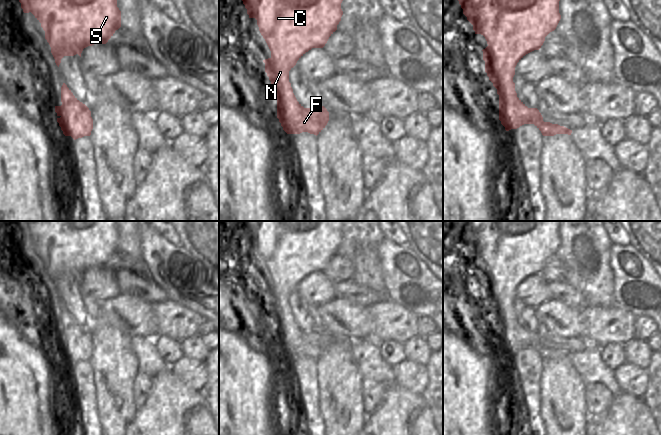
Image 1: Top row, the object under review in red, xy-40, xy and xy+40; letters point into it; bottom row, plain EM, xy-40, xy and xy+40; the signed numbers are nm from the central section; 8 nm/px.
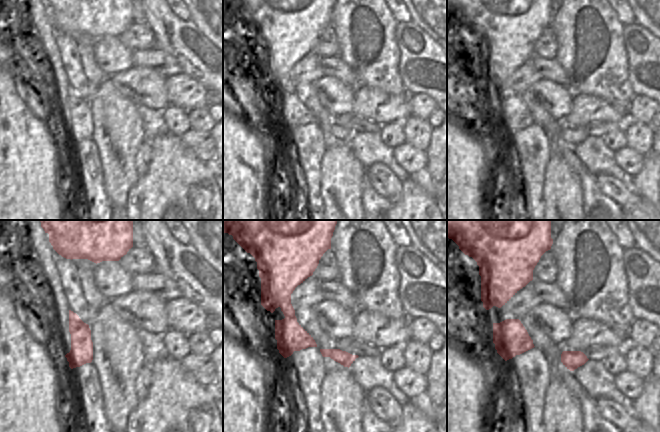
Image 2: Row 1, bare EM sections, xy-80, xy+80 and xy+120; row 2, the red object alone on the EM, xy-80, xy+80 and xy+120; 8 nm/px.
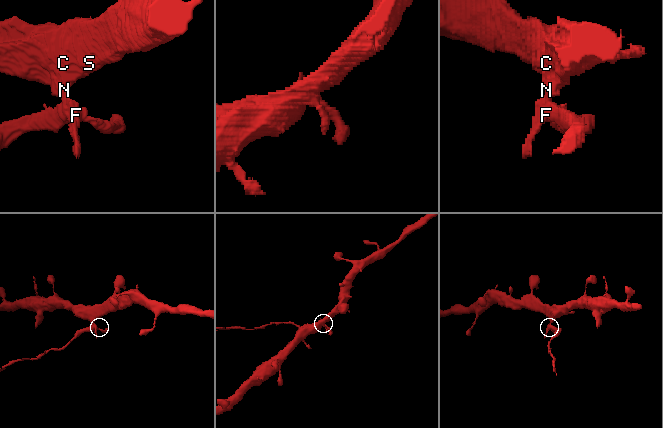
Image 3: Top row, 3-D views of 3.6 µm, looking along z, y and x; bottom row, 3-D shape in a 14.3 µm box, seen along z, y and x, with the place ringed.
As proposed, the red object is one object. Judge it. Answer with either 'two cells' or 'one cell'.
two cells

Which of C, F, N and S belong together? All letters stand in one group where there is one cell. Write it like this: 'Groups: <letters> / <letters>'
Groups: C N S / F

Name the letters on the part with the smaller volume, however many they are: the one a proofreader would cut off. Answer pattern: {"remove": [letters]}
{"remove": ["F"]}

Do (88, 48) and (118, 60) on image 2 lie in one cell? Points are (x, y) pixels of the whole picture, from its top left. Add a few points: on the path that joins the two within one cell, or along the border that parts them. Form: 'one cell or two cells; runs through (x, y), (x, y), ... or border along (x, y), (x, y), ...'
two cells; border along (95, 40), (95, 61), (104, 73)

